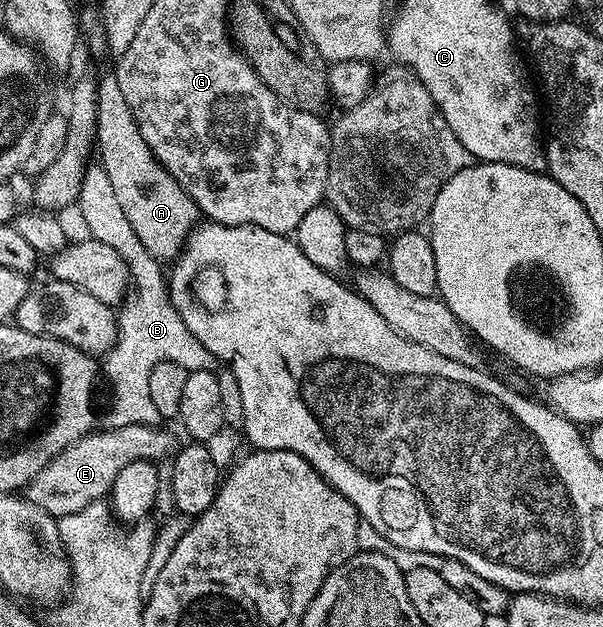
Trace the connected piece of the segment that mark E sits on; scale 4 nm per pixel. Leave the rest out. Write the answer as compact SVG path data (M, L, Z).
M156 425L122 426L117 429L101 428L70 443L26 487L26 500L34 507L42 507L52 517L74 515L89 503L105 500L112 492L114 479L130 463L139 461L163 462L177 452L176 437Z

